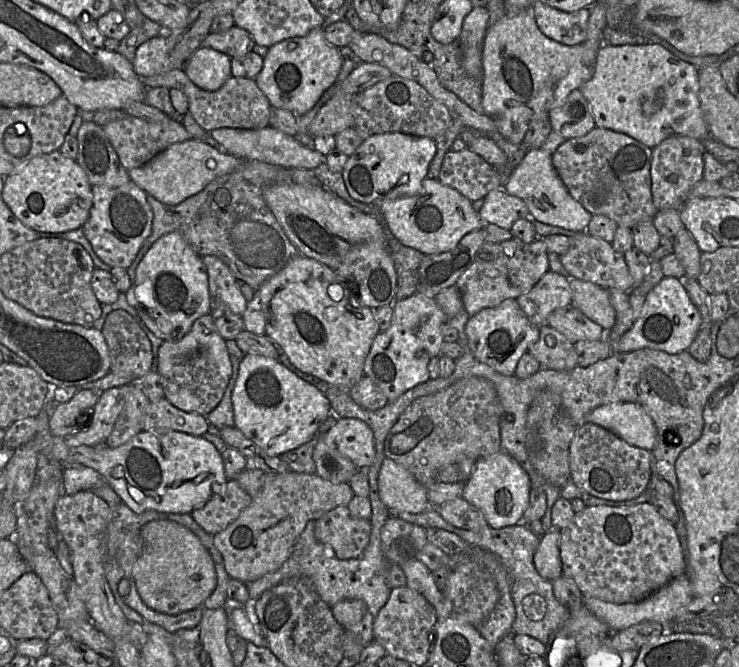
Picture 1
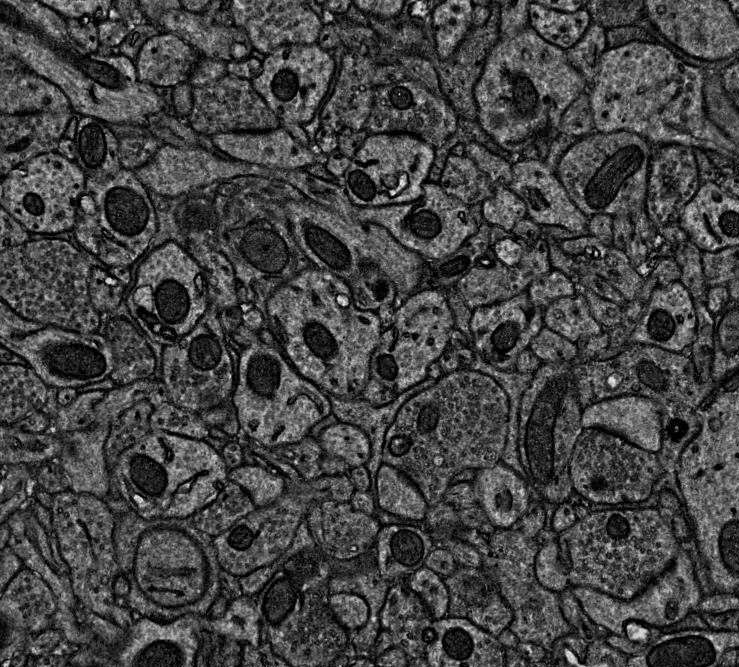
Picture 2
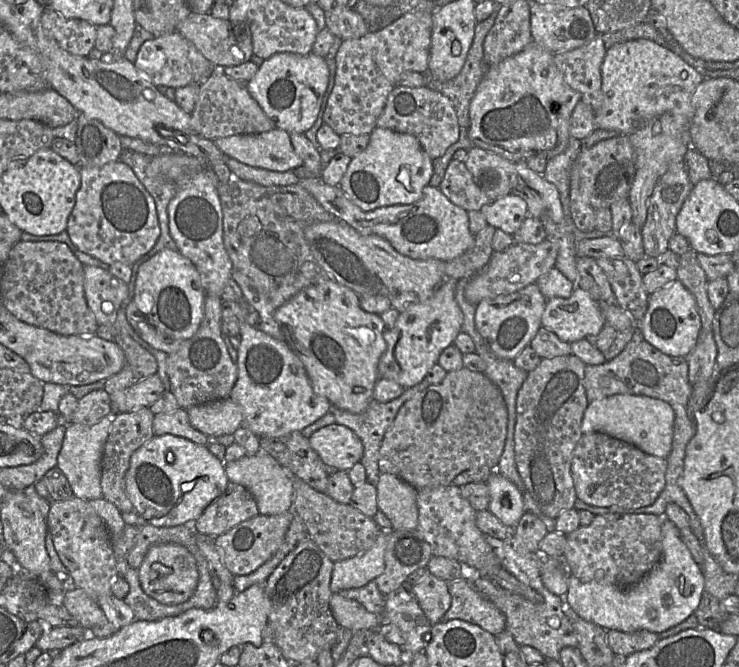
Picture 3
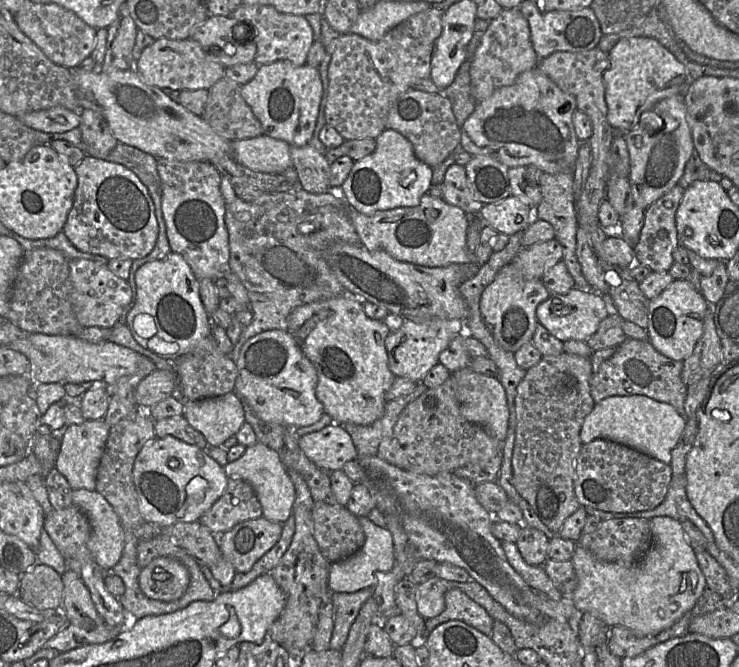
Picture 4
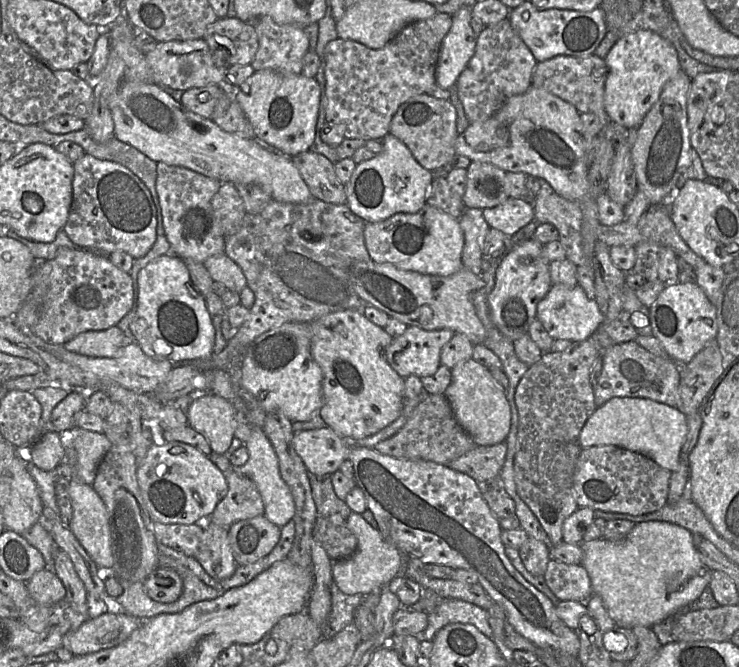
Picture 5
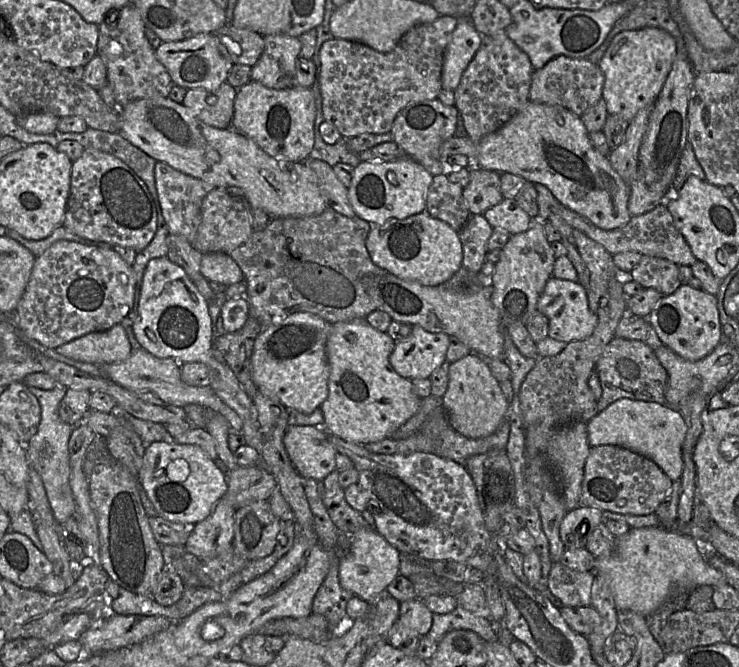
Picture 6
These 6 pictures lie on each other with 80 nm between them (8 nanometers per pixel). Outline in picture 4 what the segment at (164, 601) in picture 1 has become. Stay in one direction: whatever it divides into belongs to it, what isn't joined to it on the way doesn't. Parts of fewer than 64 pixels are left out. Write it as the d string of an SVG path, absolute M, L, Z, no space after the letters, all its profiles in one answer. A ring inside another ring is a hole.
M172 557L153 559L139 574L141 591L149 598L170 602L179 599L187 590L190 575L187 567Z

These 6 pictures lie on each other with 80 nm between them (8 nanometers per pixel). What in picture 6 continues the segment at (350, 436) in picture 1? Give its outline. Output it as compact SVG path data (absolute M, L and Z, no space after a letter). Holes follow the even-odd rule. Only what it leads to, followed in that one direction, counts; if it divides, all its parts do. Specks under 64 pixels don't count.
M289 426L283 438L291 462L298 473L307 480L323 481L336 469L338 451L330 442L325 429L315 426Z

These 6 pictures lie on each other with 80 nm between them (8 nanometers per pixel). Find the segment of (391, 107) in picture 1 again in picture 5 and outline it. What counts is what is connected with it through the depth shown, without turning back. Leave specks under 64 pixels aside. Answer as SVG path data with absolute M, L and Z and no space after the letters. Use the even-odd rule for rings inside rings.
M420 94L410 98L398 108L390 124L390 133L407 145L421 166L435 172L448 168L456 155L455 143L459 135L456 121L456 109L450 100Z

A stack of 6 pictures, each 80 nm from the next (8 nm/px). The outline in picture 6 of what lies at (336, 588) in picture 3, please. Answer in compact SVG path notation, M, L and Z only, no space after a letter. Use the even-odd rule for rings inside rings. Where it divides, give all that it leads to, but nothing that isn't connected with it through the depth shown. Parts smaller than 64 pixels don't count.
M362 528L350 535L350 548L339 561L341 586L369 604L386 593L387 586L400 574L400 552L391 546L376 530Z

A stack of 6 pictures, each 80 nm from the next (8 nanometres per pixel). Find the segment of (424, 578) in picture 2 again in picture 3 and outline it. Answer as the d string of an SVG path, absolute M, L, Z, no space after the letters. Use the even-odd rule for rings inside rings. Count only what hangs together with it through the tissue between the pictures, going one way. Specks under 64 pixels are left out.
M427 572L413 585L413 591L430 624L440 622L451 605L447 582Z

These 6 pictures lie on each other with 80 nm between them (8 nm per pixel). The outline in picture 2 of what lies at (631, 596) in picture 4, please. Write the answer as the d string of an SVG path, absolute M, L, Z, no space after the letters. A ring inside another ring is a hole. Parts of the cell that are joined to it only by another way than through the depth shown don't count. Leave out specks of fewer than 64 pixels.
M681 544L671 567L631 600L619 600L587 586L574 586L571 590L589 619L613 634L625 634L625 629L631 624L642 623L656 628L672 625L694 612L703 597L693 562Z

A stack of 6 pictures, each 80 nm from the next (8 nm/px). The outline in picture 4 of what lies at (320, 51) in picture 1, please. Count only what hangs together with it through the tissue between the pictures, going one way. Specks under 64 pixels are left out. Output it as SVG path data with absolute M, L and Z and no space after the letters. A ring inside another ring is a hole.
M288 60L259 66L256 75L241 86L241 95L260 121L264 134L298 147L309 144L313 136L322 94L318 68L296 66Z

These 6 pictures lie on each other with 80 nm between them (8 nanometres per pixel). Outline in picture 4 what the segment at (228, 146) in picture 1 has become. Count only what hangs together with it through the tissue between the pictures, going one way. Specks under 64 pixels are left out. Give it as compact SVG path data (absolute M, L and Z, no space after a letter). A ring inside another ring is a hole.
M265 134L231 141L231 155L238 163L257 172L279 174L293 167L290 145Z

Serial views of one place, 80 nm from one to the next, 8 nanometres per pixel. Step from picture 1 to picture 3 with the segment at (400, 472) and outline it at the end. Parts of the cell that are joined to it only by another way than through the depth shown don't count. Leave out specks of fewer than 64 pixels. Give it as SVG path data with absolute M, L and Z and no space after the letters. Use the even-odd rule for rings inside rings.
M379 474L376 485L378 509L390 520L392 530L410 531L417 528L418 491L401 478L390 474Z

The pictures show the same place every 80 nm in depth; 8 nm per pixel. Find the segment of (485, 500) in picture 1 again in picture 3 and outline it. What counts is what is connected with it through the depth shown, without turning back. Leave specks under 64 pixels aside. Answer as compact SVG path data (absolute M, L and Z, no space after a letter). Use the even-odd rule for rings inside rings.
M497 470L487 479L490 501L488 510L503 524L516 526L525 512L521 491Z

